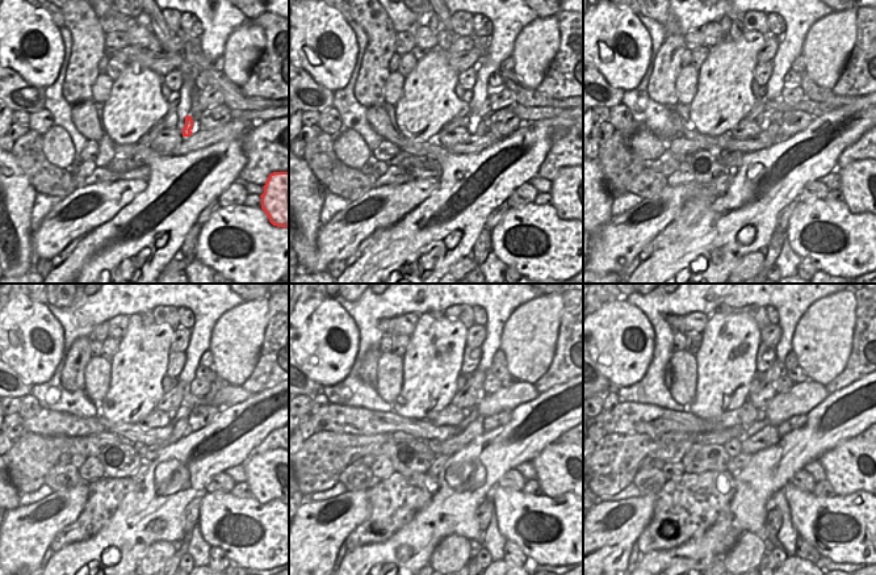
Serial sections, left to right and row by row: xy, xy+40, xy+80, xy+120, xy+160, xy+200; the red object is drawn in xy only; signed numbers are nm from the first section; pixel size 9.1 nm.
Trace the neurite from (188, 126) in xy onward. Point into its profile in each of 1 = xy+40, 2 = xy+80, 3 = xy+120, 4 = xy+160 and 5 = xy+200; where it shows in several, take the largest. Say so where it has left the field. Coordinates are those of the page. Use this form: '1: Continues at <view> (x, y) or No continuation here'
1: Continues at xy+40 (482, 129)
2: Continues at xy+80 (774, 129)
3: Continues at xy+120 (181, 428)
4: Continues at xy+160 (474, 429)
5: Continues at xy+200 (768, 435)

